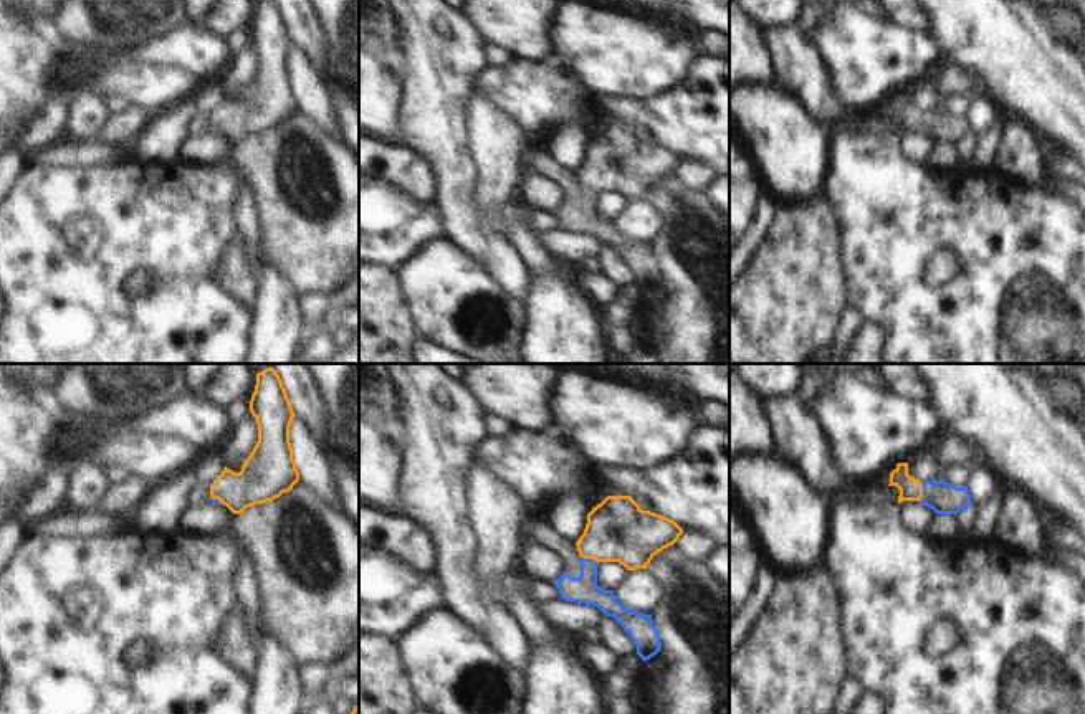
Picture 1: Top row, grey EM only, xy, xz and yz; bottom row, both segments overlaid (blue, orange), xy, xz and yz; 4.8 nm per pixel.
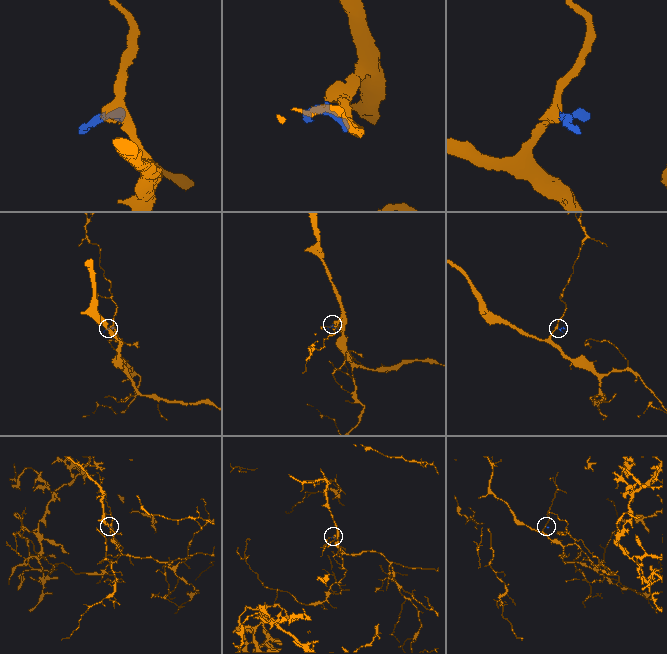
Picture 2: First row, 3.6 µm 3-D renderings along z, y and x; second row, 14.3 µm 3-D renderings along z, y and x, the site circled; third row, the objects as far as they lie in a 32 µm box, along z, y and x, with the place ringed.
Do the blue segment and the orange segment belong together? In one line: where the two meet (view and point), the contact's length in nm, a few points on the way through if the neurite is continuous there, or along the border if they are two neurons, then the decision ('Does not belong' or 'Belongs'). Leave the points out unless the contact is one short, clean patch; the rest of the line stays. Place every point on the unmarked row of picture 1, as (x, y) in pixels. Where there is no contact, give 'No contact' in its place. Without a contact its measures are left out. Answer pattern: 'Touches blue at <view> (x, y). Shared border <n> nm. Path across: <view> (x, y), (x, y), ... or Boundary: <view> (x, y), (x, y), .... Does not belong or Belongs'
Touches blue at yz (923, 121). Shared border 90 nm. Path across: yz (940, 126), (923, 121), (910, 119). Belongs.

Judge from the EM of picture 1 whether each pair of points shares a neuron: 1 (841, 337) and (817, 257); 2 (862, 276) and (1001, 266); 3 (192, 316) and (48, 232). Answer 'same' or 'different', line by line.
1: different
2: same
3: same

